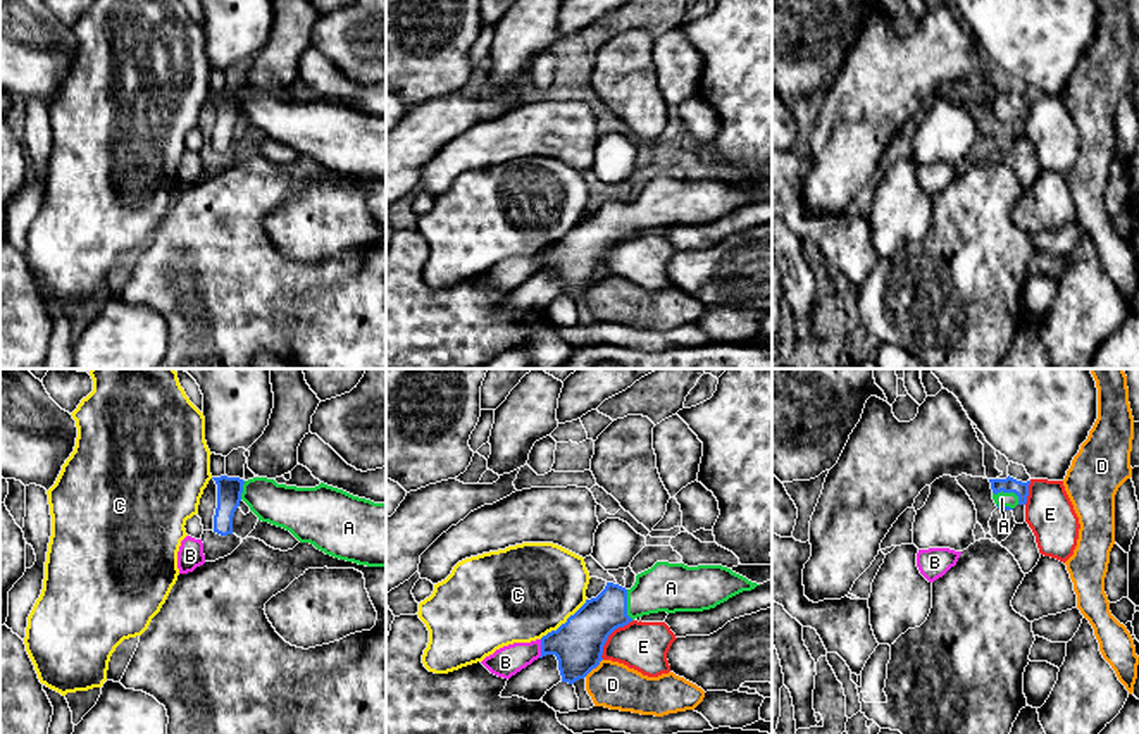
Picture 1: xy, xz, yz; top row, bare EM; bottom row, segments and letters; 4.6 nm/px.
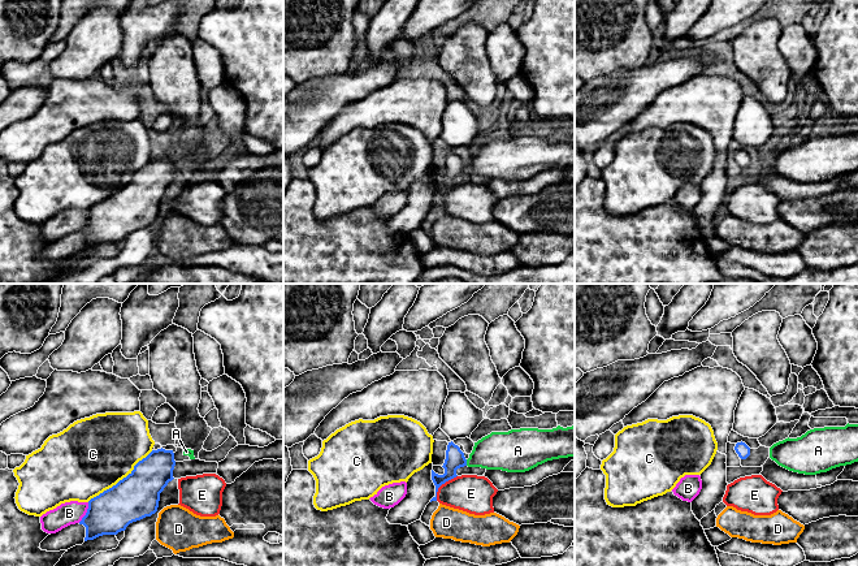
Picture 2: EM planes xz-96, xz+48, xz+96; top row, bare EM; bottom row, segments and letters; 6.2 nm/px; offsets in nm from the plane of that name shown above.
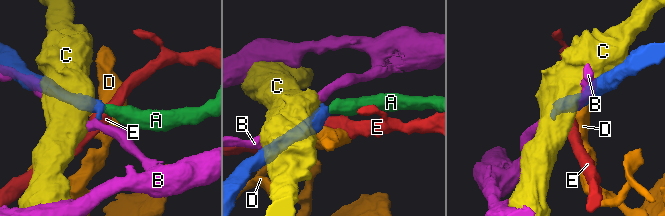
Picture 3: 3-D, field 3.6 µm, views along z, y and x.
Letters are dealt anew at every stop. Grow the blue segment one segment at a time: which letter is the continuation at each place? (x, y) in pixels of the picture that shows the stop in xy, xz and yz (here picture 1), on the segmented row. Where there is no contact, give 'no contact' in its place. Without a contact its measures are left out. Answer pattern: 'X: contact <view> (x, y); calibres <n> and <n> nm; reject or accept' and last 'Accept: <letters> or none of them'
A: contact yz (1008, 491); calibres 70 and 70 nm; accept
B: contact xz (541, 648); calibres 240 and 140 nm; reject
C: contact xz (566, 622); calibres 240 and 440 nm; reject
D: contact xz (593, 667); calibres 240 and 220 nm; reject
E: contact xz (609, 634); calibres 240 and 220 nm; reject
Accept: A

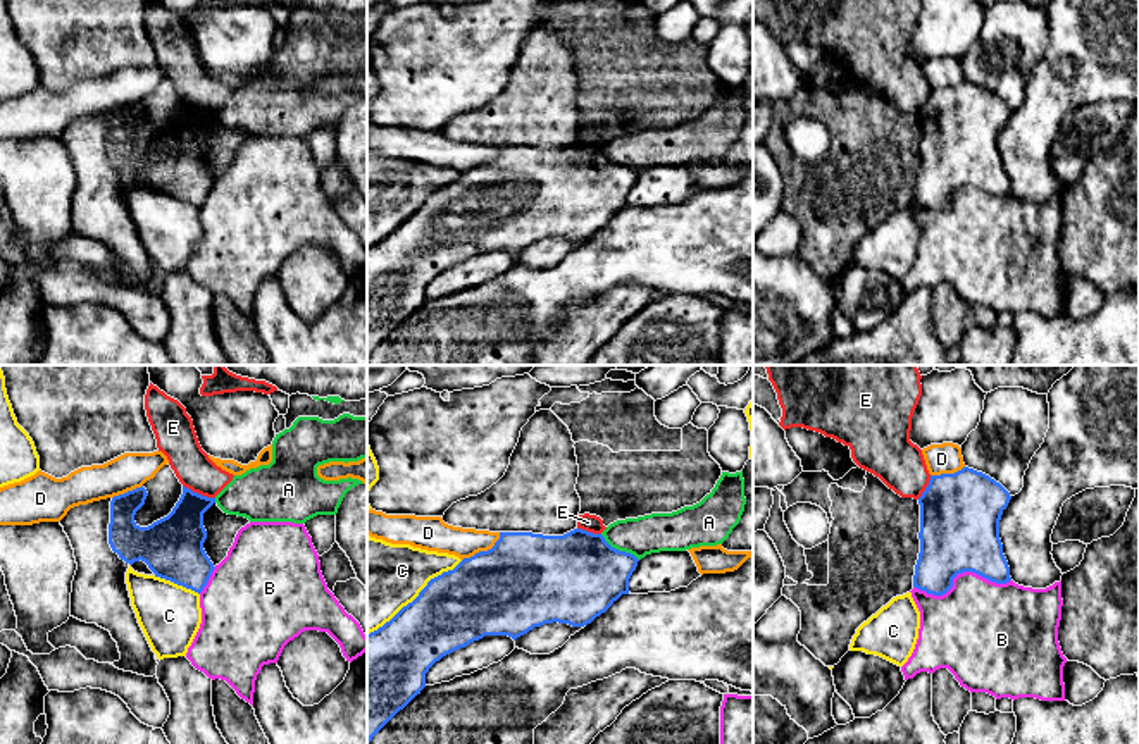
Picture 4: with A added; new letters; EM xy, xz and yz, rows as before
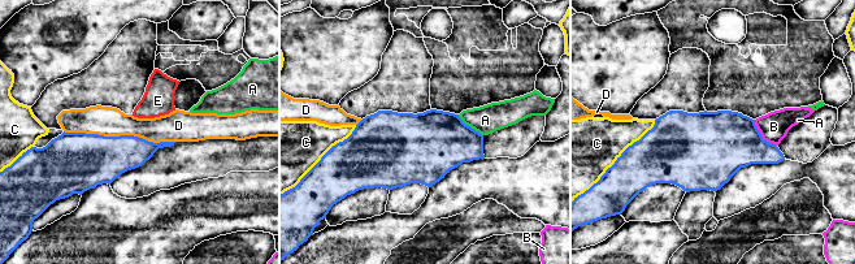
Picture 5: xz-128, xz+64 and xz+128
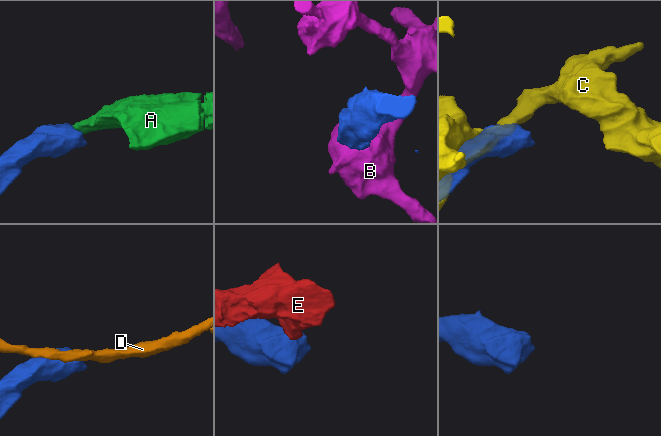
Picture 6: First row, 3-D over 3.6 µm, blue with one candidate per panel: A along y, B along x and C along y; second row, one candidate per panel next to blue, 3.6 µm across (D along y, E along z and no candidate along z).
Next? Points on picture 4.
A: contact xz (617, 550); calibres 420 and 180 nm; reject
B: contact yz (958, 572); calibres 360 and 400 nm; reject
C: contact xz (417, 596); calibres 360 and 400 nm; reject
D: contact xz (483, 551); calibres 440 and 160 nm; reject
E: contact xy (197, 493); calibres 260 and 180 nm; reject
Accept: none of them

